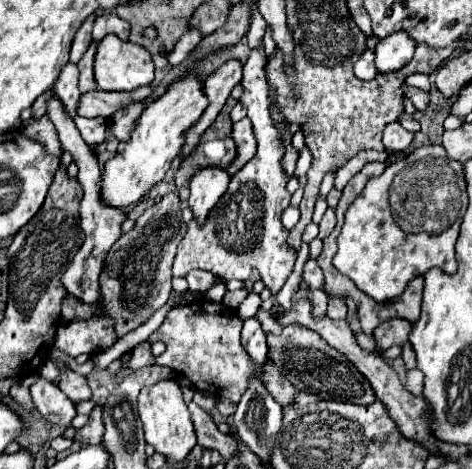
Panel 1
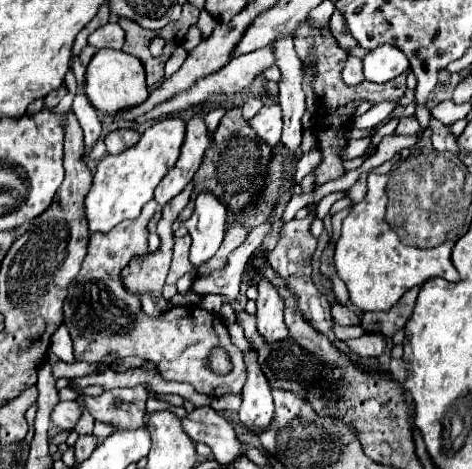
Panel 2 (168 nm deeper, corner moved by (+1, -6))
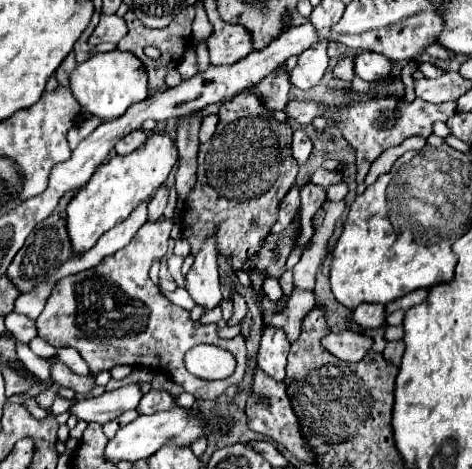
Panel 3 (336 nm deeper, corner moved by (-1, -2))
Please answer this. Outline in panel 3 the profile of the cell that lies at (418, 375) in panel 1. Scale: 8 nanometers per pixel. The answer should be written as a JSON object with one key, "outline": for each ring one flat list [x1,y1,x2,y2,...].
{"outline":[[403,341,401,343,387,343,385,351,383,351,383,357,389,361,389,363,401,363,401,357,403,357,403,351,405,351,405,345]]}

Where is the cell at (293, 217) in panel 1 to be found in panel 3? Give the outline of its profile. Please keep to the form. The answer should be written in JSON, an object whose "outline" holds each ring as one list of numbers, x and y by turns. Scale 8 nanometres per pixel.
{"outline":[[341,182,335,185,330,186,327,189,326,198,327,201,336,202,344,199,348,193,348,186]]}

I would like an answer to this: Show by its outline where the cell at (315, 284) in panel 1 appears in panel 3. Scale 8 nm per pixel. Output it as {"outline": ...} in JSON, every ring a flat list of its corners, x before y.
{"outline":[[359,305,355,311,353,311,353,321,357,325,363,327,363,331,367,329,373,329,373,327,379,327,381,323,385,323,385,317,383,317,383,307,379,305]]}

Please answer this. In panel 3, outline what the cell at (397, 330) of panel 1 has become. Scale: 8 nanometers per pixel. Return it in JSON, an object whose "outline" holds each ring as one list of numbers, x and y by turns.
{"outline":[[339,331,323,337,323,347,343,361,359,361,373,347,373,337,357,331]]}

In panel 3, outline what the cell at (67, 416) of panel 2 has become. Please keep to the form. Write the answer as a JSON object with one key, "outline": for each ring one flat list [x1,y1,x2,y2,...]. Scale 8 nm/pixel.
{"outline":[[127,385,117,391,105,391,99,397,75,401,69,409,69,415,75,415,77,419,83,419,83,421,95,421,95,423,103,425,103,423,115,419,117,415,121,415,123,411,135,409,139,405,141,397,143,397,143,393,139,391,137,385]]}

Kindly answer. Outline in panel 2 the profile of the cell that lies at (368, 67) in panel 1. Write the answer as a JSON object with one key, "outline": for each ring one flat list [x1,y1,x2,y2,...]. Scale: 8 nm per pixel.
{"outline":[[349,57,347,61,345,61,345,67,343,67,343,71,341,71,341,77,343,77,343,81,347,83,347,85,357,85,357,83,361,83,365,77,363,77,363,73,361,73,361,59,359,57]]}

